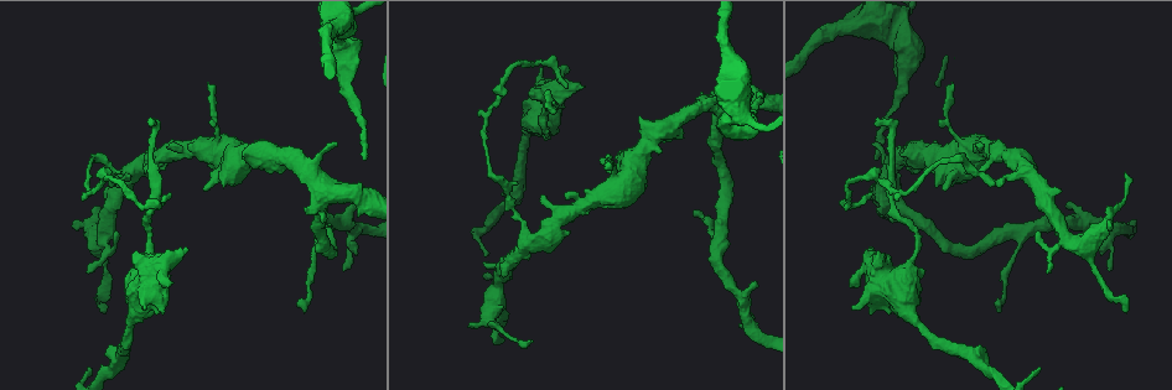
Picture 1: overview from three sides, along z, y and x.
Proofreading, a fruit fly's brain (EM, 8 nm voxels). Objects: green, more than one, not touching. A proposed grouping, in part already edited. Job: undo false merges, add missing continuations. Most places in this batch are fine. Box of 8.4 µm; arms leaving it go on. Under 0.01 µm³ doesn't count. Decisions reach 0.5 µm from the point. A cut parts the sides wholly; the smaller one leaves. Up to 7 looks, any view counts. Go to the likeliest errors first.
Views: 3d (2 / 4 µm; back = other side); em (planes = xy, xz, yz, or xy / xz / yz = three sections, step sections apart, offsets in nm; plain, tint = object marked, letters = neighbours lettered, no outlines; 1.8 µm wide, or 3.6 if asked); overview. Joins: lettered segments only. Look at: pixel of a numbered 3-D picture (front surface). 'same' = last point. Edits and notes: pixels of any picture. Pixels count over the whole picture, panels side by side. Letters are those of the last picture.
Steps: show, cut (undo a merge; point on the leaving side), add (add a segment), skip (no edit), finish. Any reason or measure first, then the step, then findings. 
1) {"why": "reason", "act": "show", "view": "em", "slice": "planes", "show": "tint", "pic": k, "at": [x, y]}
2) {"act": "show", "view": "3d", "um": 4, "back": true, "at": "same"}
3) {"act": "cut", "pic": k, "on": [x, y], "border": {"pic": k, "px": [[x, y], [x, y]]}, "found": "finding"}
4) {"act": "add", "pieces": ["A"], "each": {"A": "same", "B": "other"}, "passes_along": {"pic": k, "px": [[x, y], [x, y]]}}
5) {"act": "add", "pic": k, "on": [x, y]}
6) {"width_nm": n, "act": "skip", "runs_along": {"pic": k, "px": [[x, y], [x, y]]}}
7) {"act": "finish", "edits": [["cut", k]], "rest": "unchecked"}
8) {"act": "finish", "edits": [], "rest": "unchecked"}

{"why": "branch stops here", "act": "show", "view": "em", "um": 3.6, "slice": "planes", "show": "tint", "pic": 1, "at": [88, 368]}

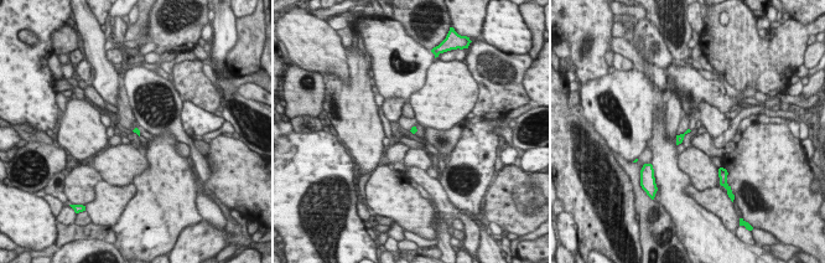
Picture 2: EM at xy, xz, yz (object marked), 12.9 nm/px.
{"act": "show", "view": "em", "um": 3.6, "slice": "planes", "show": "letters", "at": "same"}

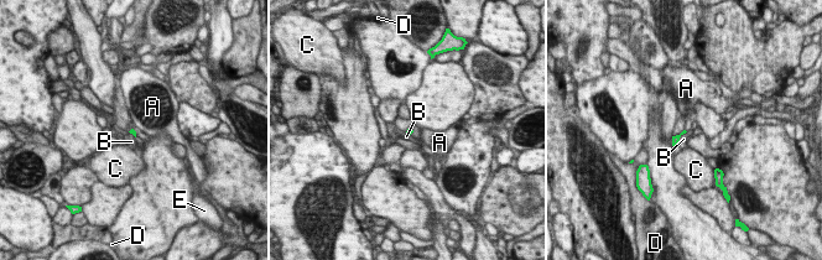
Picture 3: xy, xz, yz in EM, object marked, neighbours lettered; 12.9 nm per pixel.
{"act": "skip", "each": {"A": "other", "B": "other", "C": "other", "D": "other", "E": "other"}, "border": {"pic": 3, "px": [[687, 131], [677, 142]]}, "found": "none of them fits"}

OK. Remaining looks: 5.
{"why": "sharp bend", "act": "show", "view": "em", "slice": "xy", "step": 4, "show": "tint", "pic": 1, "at": [1084, 246]}

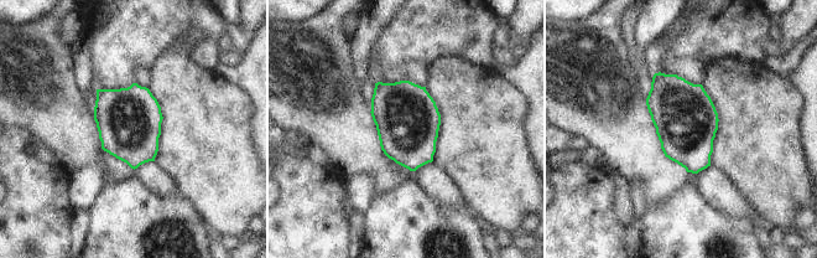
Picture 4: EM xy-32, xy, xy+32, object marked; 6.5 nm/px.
{"why": "cut it another way", "act": "show", "view": "em", "slice": "planes", "show": "letters", "at": "same"}

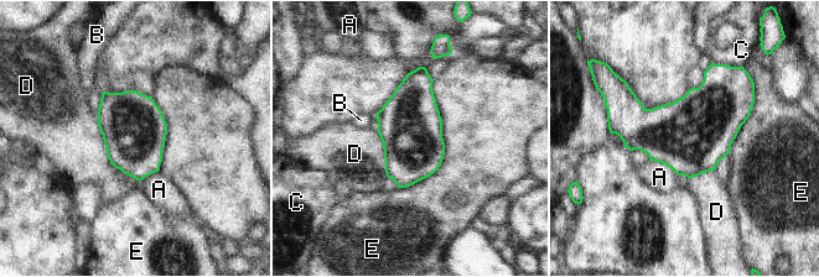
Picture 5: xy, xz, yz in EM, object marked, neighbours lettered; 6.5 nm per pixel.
{"width_nm": 420, "act": "skip", "each": {"A": "other", "B": "other", "C": "other", "D": "other", "E": "other"}, "found": "continuous, no second neuron"}

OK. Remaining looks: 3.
{"why": "an open end", "act": "show", "view": "3d", "um": 4, "pic": 1, "at": [1107, 269]}

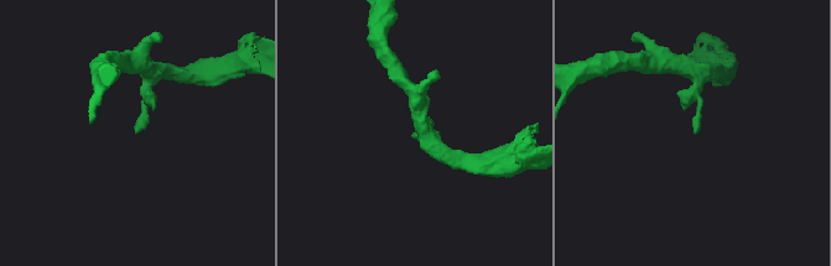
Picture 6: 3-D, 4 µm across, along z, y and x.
{"why": "now the EM", "act": "show", "view": "em", "slice": "planes", "show": "tint", "pic": 6, "at": [412, 133]}

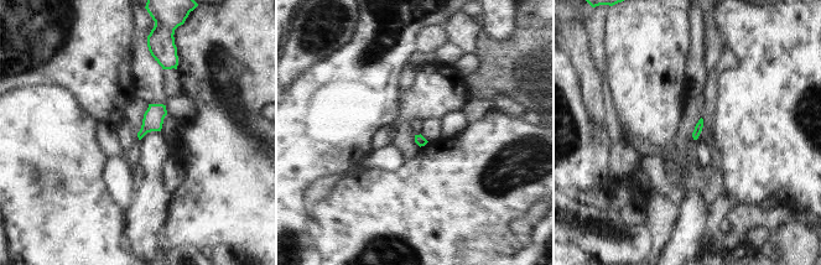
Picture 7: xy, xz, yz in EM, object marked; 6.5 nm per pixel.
{"act": "show", "view": "em", "slice": "planes", "show": "letters", "at": "same"}

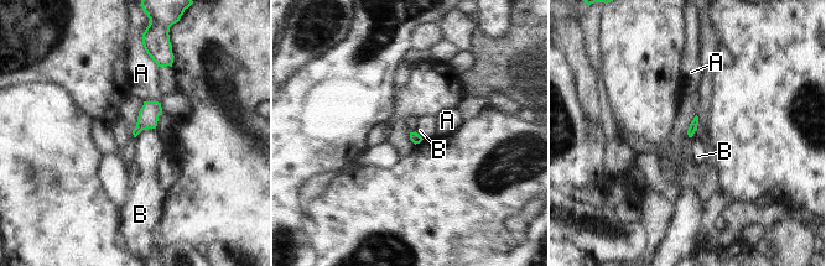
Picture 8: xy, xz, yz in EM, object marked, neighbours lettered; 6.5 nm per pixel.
{"act": "skip", "each": {"A": "other", "B": "other"}, "border": {"pic": 8, "px": [[155, 128], [147, 128], [135, 137]]}, "found": "no lettered segment goes on from it"}

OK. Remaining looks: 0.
{"act": "finish", "edits": [], "rest": "unchecked"}

